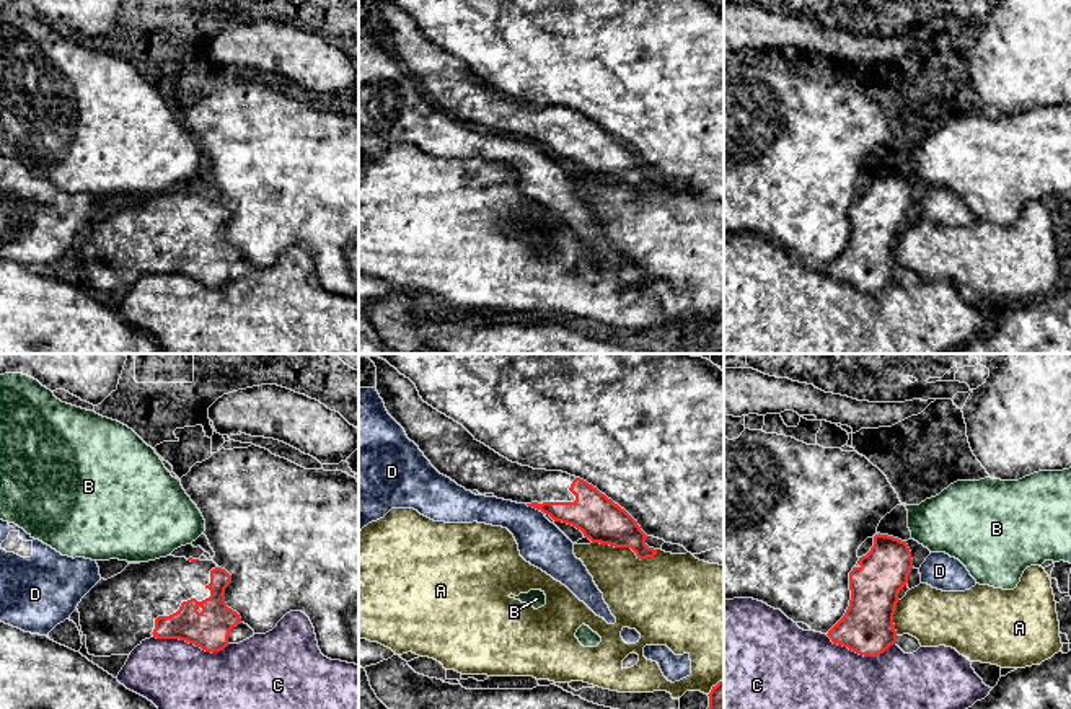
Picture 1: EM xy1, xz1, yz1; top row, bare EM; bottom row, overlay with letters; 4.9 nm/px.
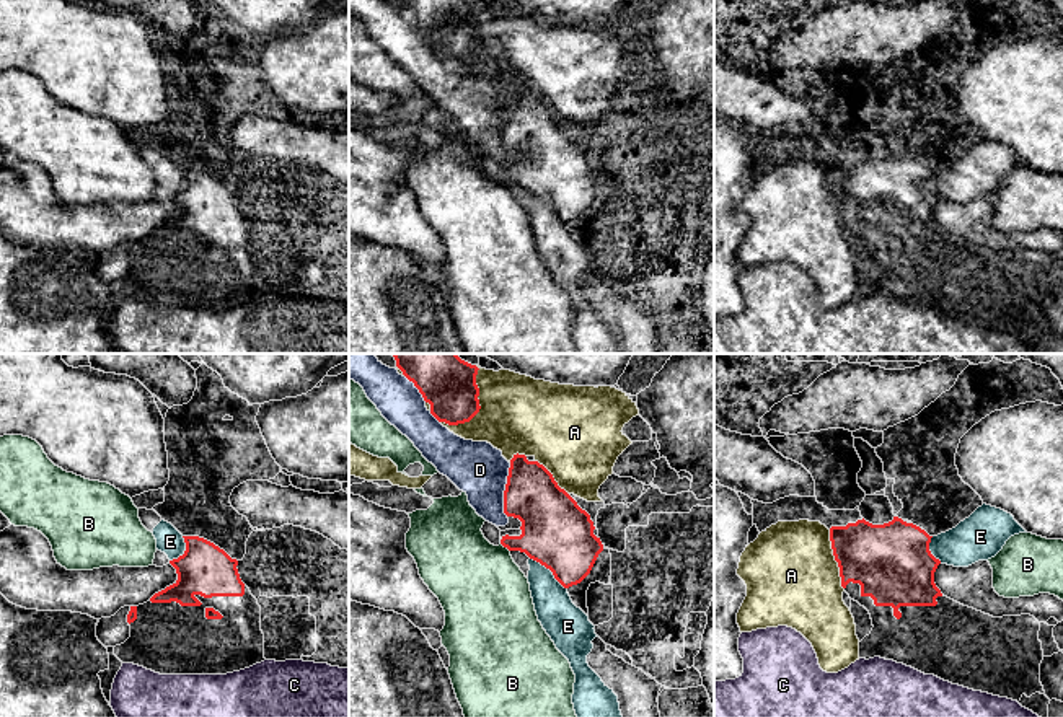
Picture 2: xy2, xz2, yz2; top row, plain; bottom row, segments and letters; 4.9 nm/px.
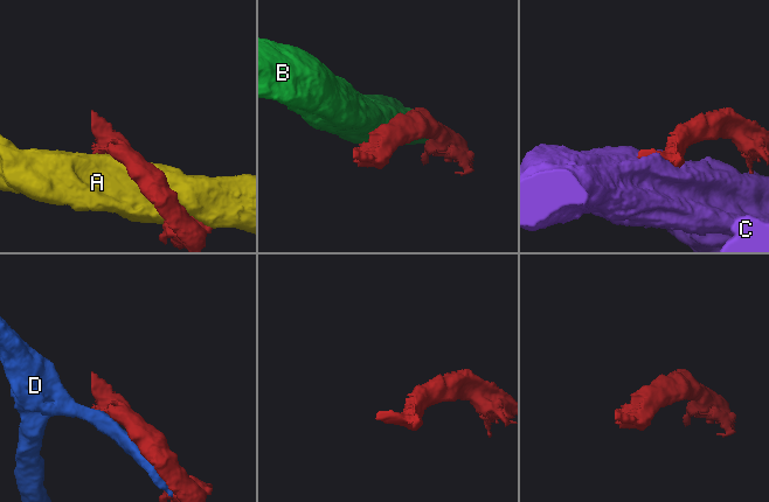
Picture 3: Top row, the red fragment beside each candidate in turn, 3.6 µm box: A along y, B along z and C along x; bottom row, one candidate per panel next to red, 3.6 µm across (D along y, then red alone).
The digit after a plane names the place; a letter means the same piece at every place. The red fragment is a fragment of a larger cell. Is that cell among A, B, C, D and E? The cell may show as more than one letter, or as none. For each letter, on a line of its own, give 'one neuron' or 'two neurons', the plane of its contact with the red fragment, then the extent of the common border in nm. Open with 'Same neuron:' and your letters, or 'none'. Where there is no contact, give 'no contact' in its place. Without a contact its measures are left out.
Same neuron: none
A: two neurons; meets red in xz2; contact 340 nm long
B: two neurons; meets red in xz2; contact 60 nm long
C: two neurons; meets red in xy1; contact 380 nm long
D: two neurons; meets red in xz2; contact 260 nm long
E: two neurons; meets red in xz2; contact 240 nm long

